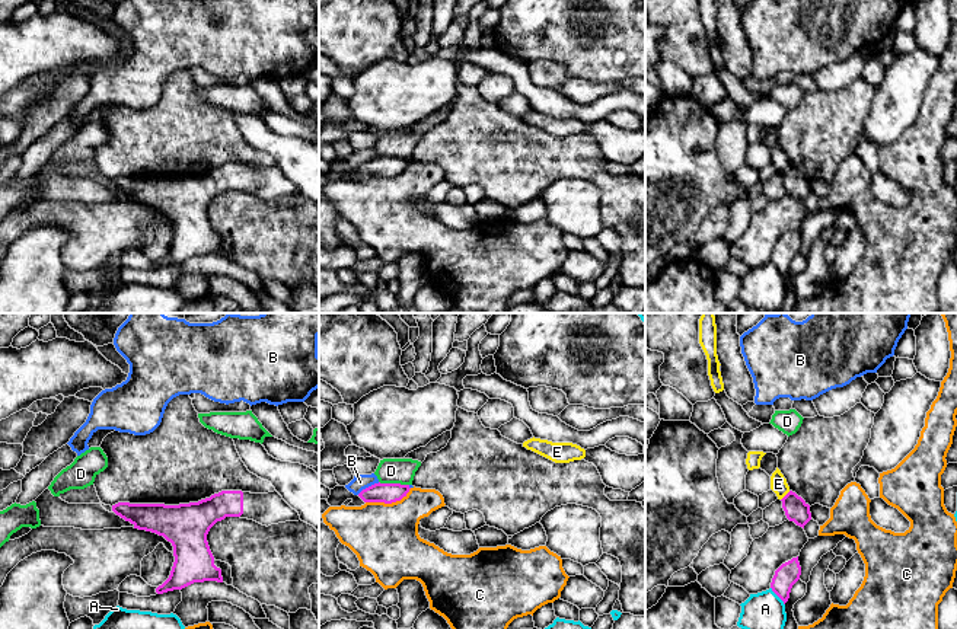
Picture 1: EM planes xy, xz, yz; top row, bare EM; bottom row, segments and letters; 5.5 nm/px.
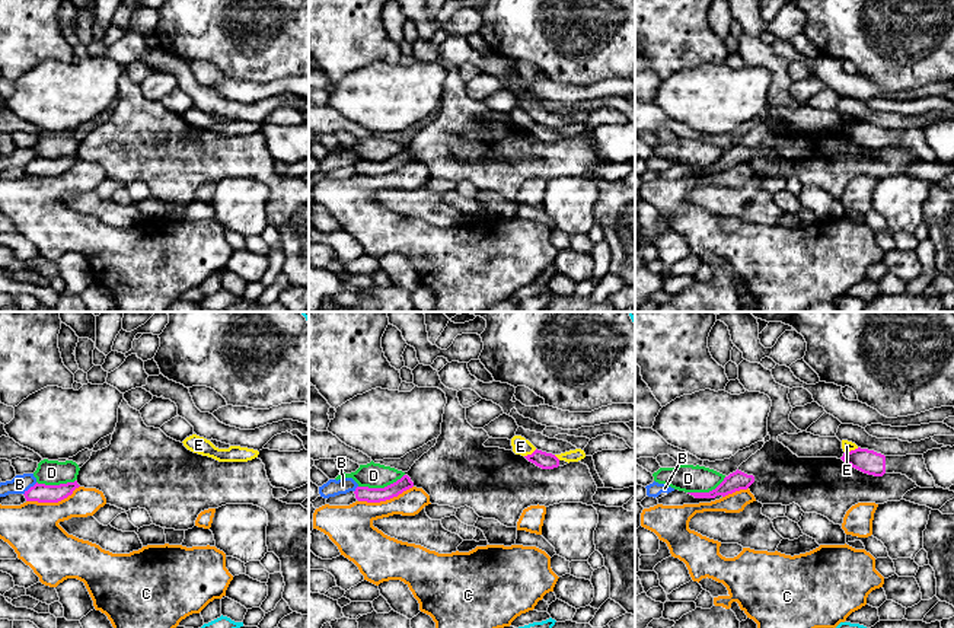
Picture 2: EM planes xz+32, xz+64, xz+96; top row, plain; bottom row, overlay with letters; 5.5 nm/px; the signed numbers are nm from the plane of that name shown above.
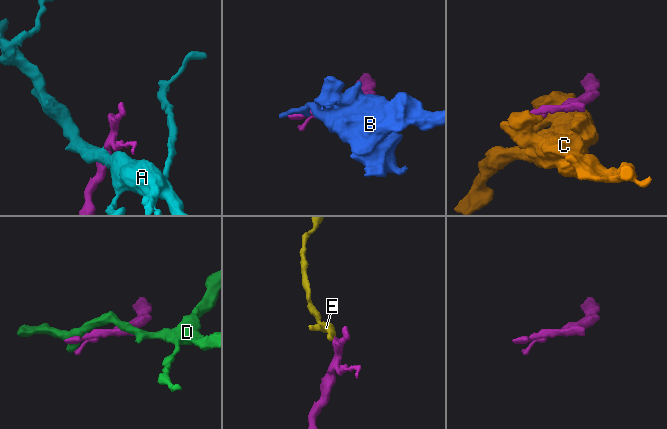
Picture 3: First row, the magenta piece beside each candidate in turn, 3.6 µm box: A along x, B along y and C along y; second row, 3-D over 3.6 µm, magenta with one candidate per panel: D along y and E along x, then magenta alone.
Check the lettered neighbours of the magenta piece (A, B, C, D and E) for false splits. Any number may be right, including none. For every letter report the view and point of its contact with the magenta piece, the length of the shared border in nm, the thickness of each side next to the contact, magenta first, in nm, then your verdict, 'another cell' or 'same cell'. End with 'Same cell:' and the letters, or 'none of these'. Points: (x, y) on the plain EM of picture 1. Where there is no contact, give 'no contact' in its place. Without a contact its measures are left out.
A: yz (777, 268) | 130 nm | 120/240 nm | another cell
B: xz (369, 160) | 140 nm | 110/80 nm | another cell
C: xz (388, 176) | 260 nm | 110/380 nm | another cell
D: xz (394, 157) | 170 nm | 110/140 nm | another cell
E: yz (785, 169) | 80 nm | 130/100 nm | another cell
Same cell: none of these

